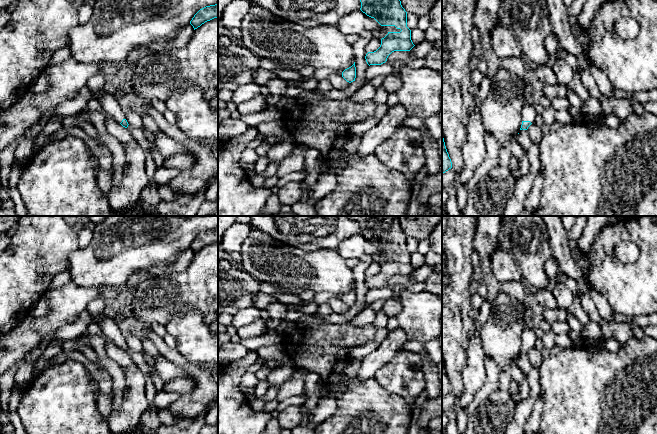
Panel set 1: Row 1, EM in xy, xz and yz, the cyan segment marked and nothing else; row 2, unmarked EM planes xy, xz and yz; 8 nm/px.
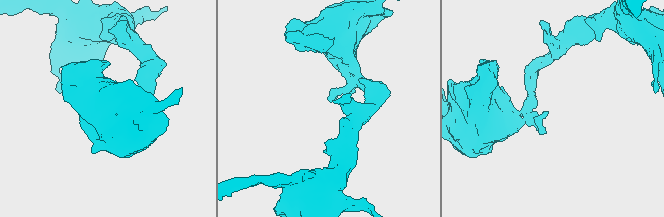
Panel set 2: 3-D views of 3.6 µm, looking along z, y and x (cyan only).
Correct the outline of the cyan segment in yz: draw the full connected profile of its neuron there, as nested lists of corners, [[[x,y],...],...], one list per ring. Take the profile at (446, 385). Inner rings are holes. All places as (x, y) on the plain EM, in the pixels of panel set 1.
[[[442,359],[442,398],[452,392],[452,386],[447,376],[444,362]]]

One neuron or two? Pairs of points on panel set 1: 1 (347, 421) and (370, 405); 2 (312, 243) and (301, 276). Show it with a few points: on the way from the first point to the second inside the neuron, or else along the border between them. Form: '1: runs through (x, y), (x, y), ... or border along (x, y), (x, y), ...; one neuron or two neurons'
1: runs through (353, 421), (364, 411); one neuron
2: border along (286, 245), (299, 247), (306, 251), (332, 250); two neurons

